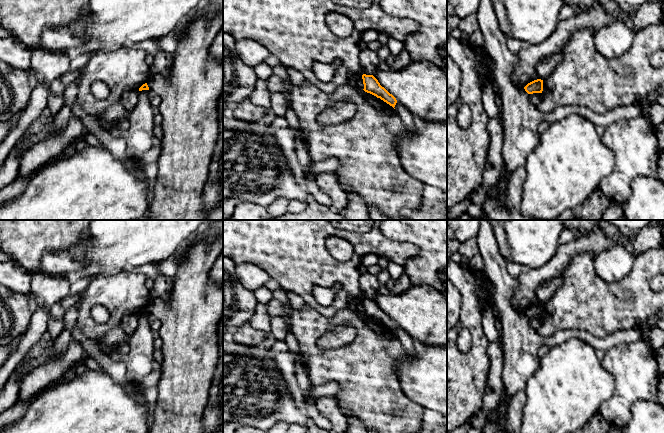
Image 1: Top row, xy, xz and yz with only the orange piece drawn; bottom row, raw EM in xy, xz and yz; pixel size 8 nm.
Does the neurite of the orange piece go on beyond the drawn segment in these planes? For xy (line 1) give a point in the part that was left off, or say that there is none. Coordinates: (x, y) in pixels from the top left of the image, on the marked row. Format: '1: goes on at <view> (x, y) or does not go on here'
1: does not go on here

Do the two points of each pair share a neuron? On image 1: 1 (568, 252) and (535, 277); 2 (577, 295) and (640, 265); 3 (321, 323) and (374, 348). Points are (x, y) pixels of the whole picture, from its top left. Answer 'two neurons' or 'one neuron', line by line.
1: one neuron
2: one neuron
3: one neuron

